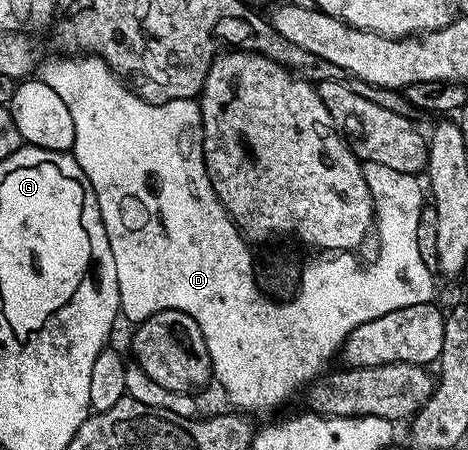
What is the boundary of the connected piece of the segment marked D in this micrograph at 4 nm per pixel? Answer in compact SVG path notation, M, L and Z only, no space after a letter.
M83 53L78 57L59 58L63 59L44 58L37 68L37 77L41 81L45 81L45 85L49 85L49 89L54 89L59 94L61 101L65 101L66 107L69 108L69 117L73 117L73 133L75 134L73 154L75 160L81 165L85 177L93 185L97 205L101 209L101 221L105 225L105 233L109 237L109 245L113 249L113 261L117 265L119 309L122 318L124 320L127 318L131 325L138 325L149 318L151 314L161 310L180 310L181 313L187 313L196 321L197 325L200 326L201 333L204 334L205 345L208 346L209 357L212 361L214 382L219 382L223 386L224 393L231 398L231 403L235 406L232 408L248 413L247 411L259 411L262 407L277 406L282 399L289 398L299 386L302 388L320 378L322 371L319 370L322 369L323 363L329 362L334 355L336 358L340 354L343 343L349 337L349 333L353 329L357 329L357 325L361 325L365 321L373 321L373 317L393 313L393 309L430 303L436 298L434 296L436 276L429 269L425 269L425 261L421 261L421 253L417 249L417 221L421 221L421 213L425 206L425 187L419 175L400 173L397 169L388 169L386 165L377 165L377 161L363 163L365 185L369 185L371 196L375 202L373 231L376 236L379 234L379 252L376 253L375 260L367 268L363 268L359 267L358 261L355 260L356 256L351 253L331 253L326 257L319 257L323 259L302 268L299 294L294 299L286 301L268 299L255 283L255 263L253 258L251 259L250 251L252 248L249 246L248 240L243 238L243 232L240 231L239 226L232 221L227 210L221 205L221 201L209 181L209 173L205 169L205 157L203 156L202 106L195 99L147 103L111 70L105 60L97 55Z

